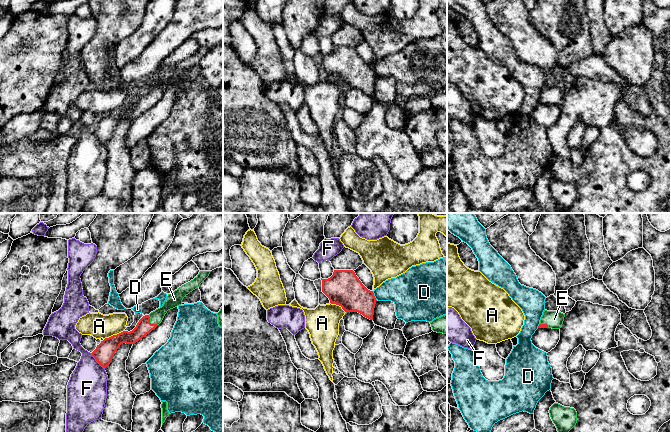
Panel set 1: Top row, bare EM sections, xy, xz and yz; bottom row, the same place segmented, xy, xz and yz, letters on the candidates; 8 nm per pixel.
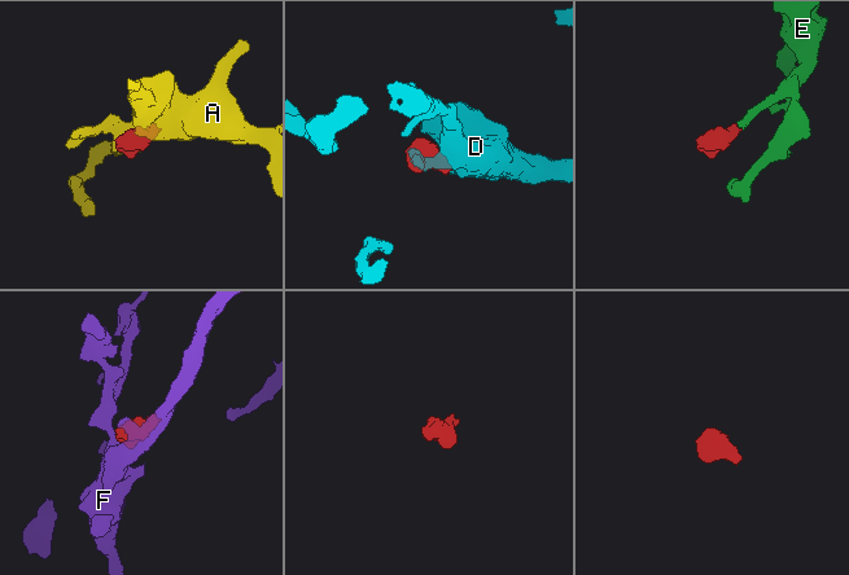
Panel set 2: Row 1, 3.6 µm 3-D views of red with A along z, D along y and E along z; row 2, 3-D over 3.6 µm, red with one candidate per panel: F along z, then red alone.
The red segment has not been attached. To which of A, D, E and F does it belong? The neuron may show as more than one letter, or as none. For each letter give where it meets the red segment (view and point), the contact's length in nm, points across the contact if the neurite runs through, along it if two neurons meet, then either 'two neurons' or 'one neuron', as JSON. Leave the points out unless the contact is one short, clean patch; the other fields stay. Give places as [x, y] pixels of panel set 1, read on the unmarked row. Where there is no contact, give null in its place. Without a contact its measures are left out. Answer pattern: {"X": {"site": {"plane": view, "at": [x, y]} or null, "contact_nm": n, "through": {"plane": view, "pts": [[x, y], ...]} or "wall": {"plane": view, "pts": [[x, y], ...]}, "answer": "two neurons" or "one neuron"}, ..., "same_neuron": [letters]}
{"A": {"site": {"plane": "xy", "at": [113, 111]}, "contact_nm": 180, "wall": {"plane": "xy", "pts": [[123, 106], [104, 115]]}, "answer": "two neurons"}, "D": {"site": {"plane": "xz", "at": [374, 72]}, "contact_nm": 90, "wall": {"plane": "xz", "pts": [[372, 67], [376, 76]]}, "answer": "two neurons"}, "E": {"site": {"plane": "xy", "at": [149, 98]}, "contact_nm": 120, "through": {"plane": "xy", "pts": [[143, 103], [149, 98], [172, 77]]}, "answer": "one neuron"}, "F": {"site": {"plane": "xy", "at": [97, 137]}, "contact_nm": 170, "answer": "two neurons"}, "same_neuron": ["E"]}

